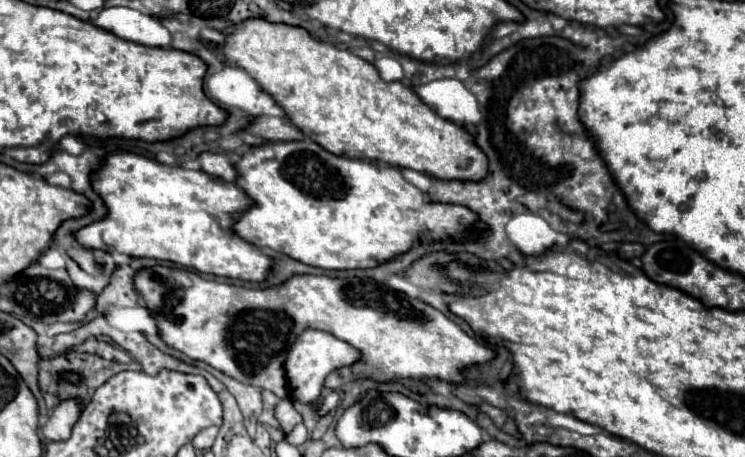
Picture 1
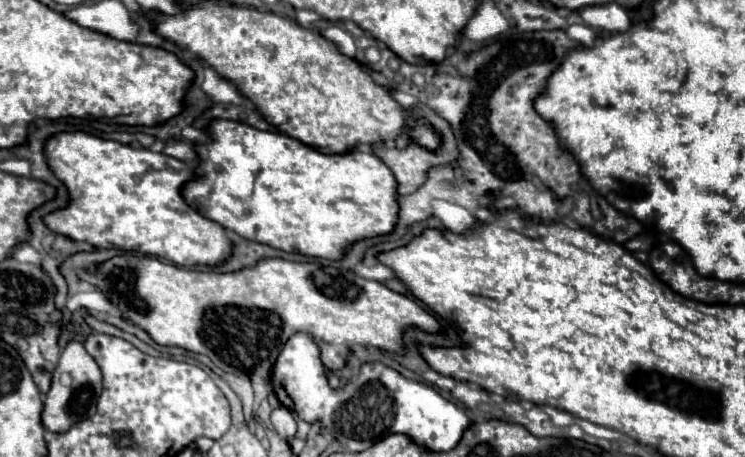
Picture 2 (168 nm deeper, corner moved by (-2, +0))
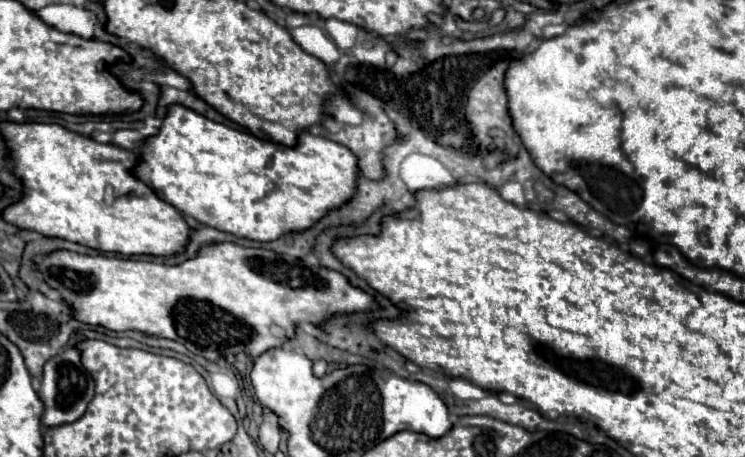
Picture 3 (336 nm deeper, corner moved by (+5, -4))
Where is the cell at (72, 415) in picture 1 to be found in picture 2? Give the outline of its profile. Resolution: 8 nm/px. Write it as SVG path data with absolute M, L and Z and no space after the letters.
M69 342L53 372L51 390L47 394L45 408L43 408L43 426L49 432L67 432L67 428L71 428L75 422L81 422L95 414L95 402L99 394L101 394L99 366L87 354L81 342Z

